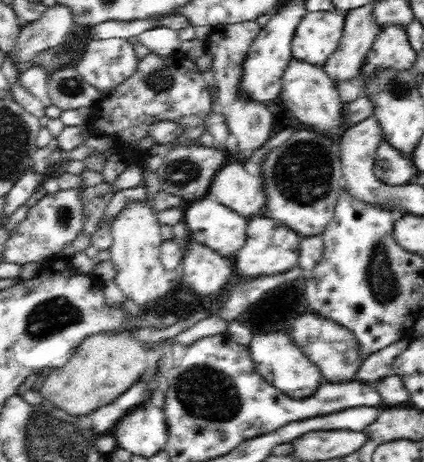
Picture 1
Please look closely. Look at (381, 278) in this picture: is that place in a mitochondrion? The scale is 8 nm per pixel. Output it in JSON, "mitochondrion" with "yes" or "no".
{"mitochondrion":"yes"}

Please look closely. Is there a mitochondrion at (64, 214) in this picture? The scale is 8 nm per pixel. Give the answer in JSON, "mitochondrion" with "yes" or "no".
{"mitochondrion":"yes"}

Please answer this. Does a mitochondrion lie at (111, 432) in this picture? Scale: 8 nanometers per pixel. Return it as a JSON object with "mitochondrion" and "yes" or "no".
{"mitochondrion":"no"}

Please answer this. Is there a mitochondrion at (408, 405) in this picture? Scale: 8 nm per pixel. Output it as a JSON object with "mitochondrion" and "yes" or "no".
{"mitochondrion":"no"}

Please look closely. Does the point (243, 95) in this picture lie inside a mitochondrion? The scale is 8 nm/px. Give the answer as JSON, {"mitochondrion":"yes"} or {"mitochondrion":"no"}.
{"mitochondrion":"no"}

